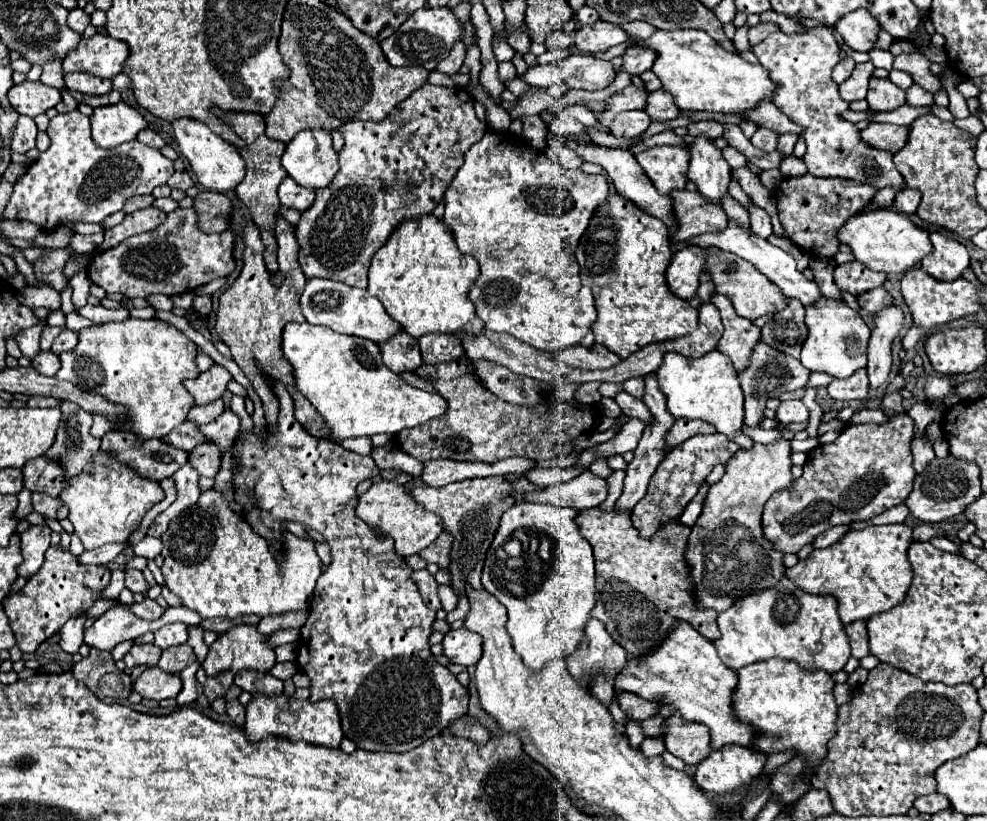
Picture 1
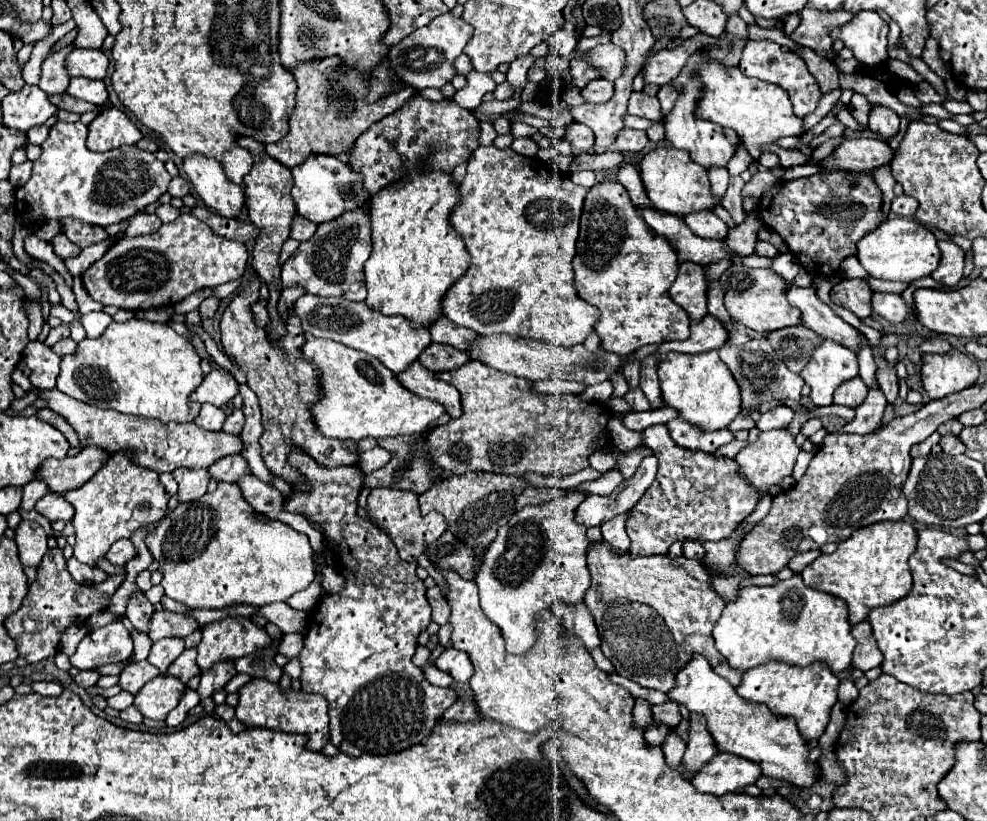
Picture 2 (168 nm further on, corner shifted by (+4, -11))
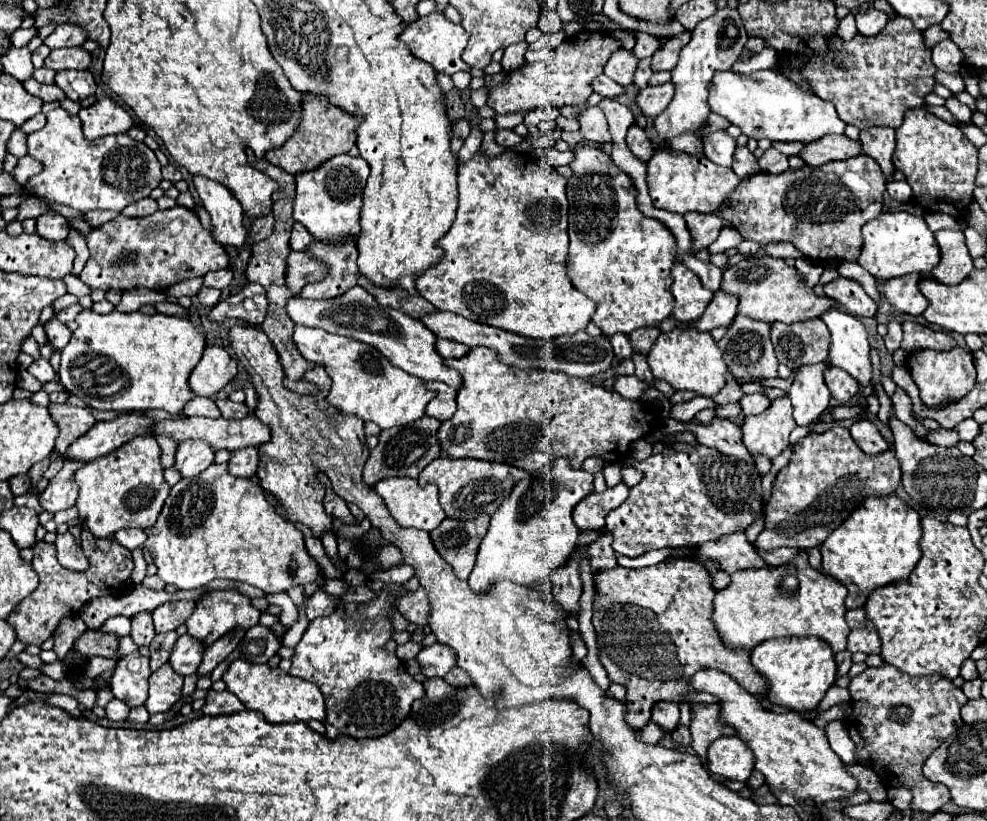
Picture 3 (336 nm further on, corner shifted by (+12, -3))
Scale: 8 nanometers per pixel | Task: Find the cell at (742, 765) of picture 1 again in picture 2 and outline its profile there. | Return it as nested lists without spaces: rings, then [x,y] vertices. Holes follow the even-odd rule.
[[[718,754],[710,764],[706,764],[694,778],[692,784],[698,792],[724,796],[736,792],[760,778],[762,770],[756,762],[734,754]]]

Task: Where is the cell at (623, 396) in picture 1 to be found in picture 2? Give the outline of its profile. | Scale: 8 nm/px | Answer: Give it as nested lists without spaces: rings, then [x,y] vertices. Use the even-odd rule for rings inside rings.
[[[666,424],[648,426],[642,436],[644,444],[652,448],[658,458],[658,476],[626,518],[626,534],[632,540],[630,554],[634,558],[666,554],[674,542],[684,540],[698,540],[700,544],[724,540],[754,512],[760,498],[756,490],[740,478],[736,460],[676,446],[676,442],[670,440]]]

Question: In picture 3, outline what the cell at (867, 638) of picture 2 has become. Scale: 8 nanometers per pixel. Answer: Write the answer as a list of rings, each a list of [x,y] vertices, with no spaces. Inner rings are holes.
[[[862,608],[848,610],[846,622],[850,626],[848,636],[848,650],[850,652],[864,652],[864,654],[880,654],[880,638],[874,624],[866,618]]]

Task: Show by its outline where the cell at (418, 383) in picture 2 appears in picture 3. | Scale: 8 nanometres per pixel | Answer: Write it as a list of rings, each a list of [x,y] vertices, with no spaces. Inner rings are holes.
[[[426,381],[425,386],[436,392],[436,398],[426,406],[426,414],[440,422],[452,418],[452,414],[456,412],[456,390],[444,382]]]

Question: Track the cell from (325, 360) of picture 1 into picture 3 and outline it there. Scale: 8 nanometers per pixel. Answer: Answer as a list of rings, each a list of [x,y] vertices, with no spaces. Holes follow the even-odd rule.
[[[298,324],[294,328],[294,342],[306,360],[326,368],[332,378],[332,390],[326,400],[340,414],[354,414],[364,422],[378,424],[380,428],[394,428],[424,416],[426,404],[436,396],[424,388],[420,378],[410,376],[396,366],[392,368],[392,364],[376,348],[358,340]]]

